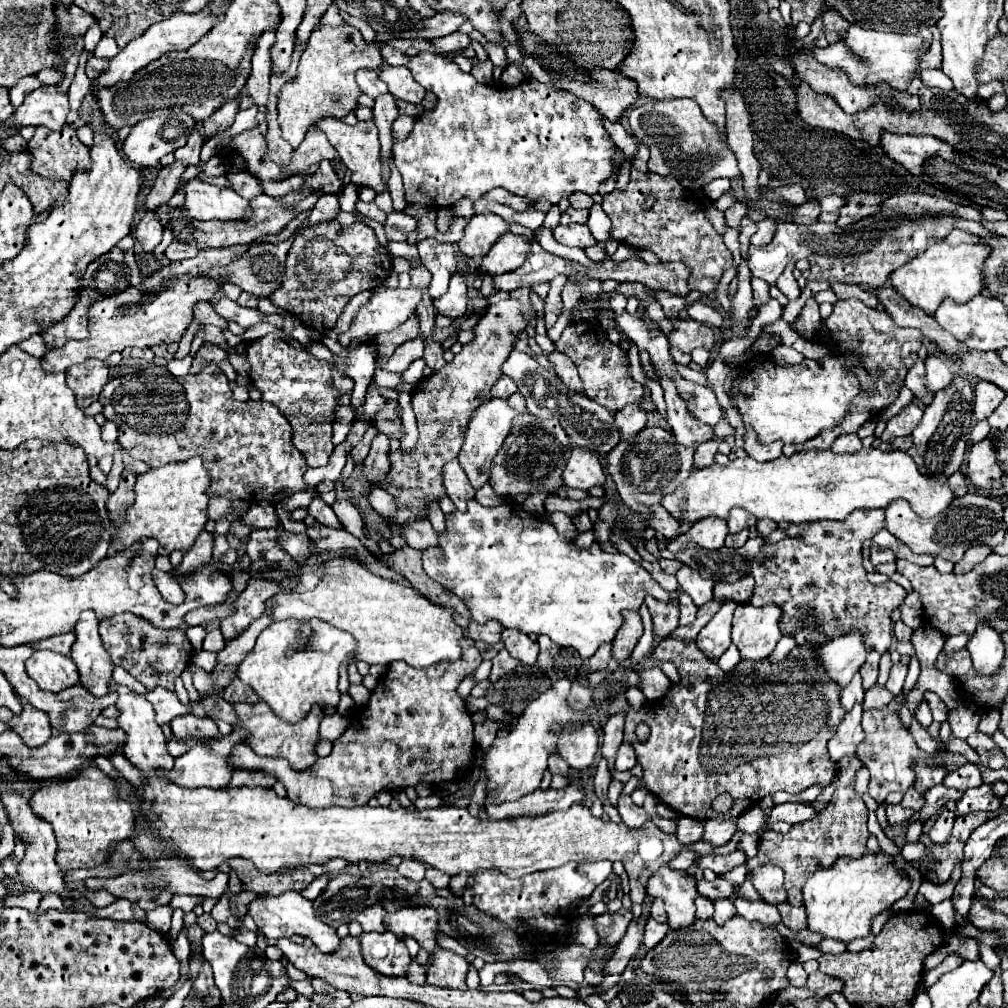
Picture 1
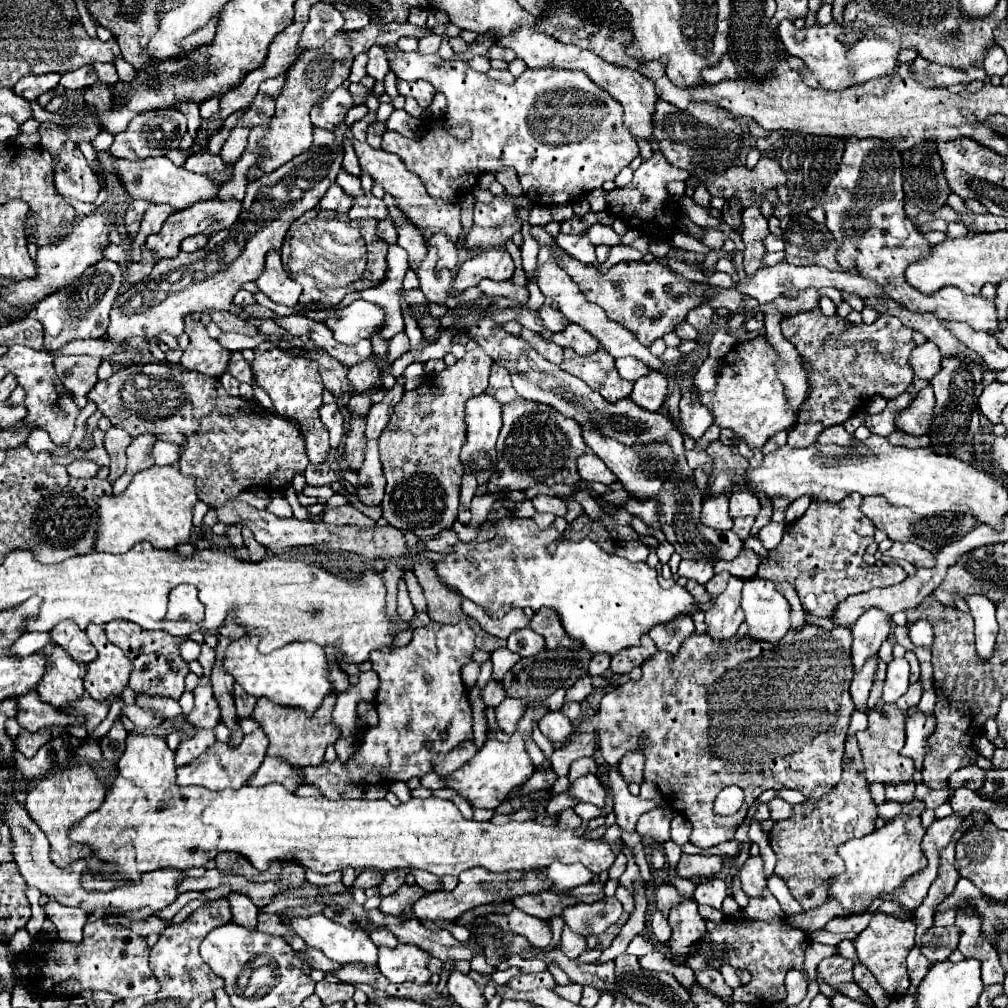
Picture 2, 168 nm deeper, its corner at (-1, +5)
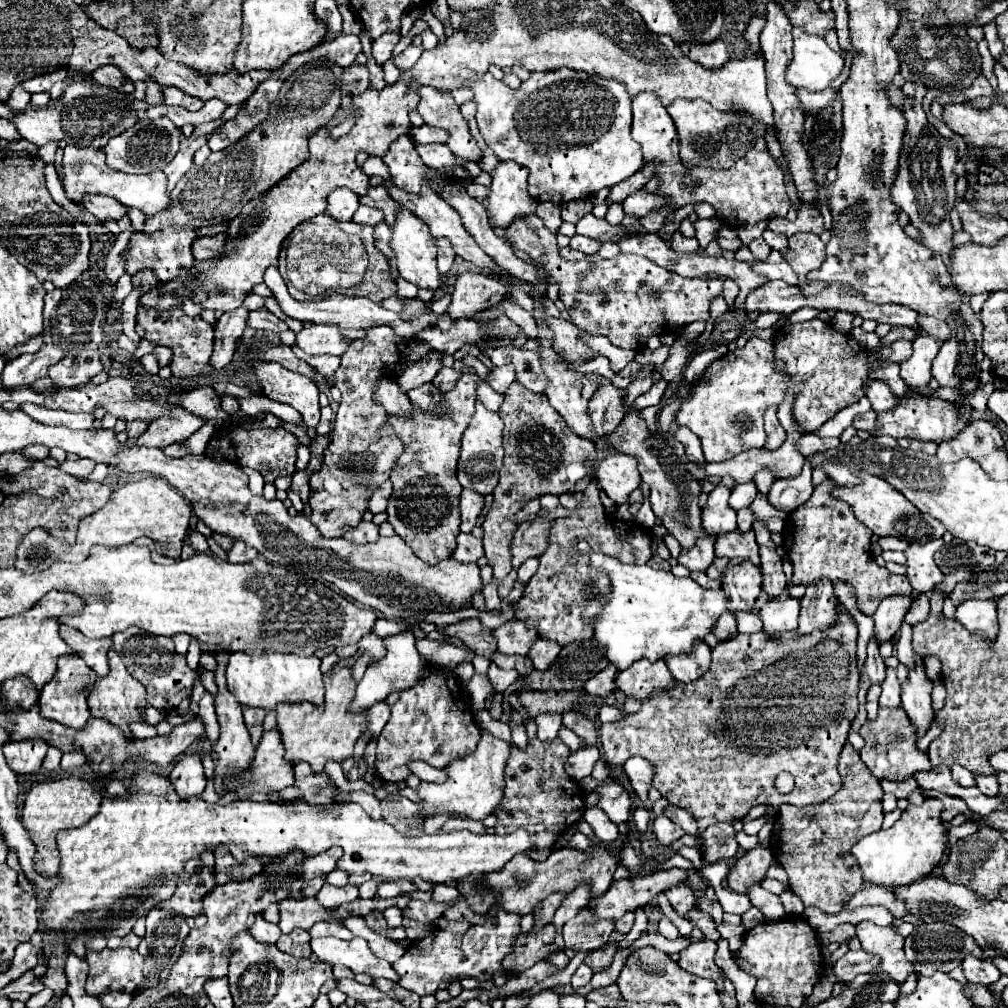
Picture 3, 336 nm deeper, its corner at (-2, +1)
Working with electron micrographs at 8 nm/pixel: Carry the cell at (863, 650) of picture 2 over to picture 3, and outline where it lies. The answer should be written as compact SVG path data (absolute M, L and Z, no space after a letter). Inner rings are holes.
M902 594L888 596L880 602L878 610L872 616L874 628L876 628L876 638L880 644L894 638L900 624L904 622L904 616L906 616L910 604L912 604L912 596L902 596Z

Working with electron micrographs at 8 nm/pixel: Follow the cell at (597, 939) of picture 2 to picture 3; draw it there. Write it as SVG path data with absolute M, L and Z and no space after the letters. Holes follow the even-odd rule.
M604 944L602 948L590 952L584 962L590 964L590 968L594 968L594 972L602 972L612 964L614 954L616 954L616 946L614 944Z

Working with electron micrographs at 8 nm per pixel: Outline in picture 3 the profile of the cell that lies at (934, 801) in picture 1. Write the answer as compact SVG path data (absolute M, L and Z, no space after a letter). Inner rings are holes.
M976 776L976 786L978 786L986 796L996 796L996 794L998 794L996 776Z

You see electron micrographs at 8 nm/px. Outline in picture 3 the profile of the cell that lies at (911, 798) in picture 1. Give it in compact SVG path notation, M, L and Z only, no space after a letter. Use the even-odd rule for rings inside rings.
M926 792L928 796L934 796L934 798L940 798L942 802L944 802L944 812L942 812L942 820L948 824L954 816L958 816L958 814L964 814L966 818L970 818L970 820L980 820L980 816L976 816L976 814L972 814L968 808L966 808L966 804L964 802L960 802L960 800L956 800L956 798L950 798L950 796L942 796L942 794L938 794L938 792Z

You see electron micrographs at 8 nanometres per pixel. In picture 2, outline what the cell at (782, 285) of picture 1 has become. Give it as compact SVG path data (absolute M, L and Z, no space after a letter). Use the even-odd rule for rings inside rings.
M813 308L809 312L783 316L781 332L813 368L813 376L809 376L809 384L813 384L813 390L809 392L809 398L801 408L797 426L789 432L787 446L806 448L814 444L825 428L847 422L853 416L855 408L861 408L873 396L893 400L903 394L913 382L913 368L909 368L909 352L915 348L913 330L901 324L901 320L897 320L895 316L879 316L873 324L853 324L839 314L825 316L819 308Z

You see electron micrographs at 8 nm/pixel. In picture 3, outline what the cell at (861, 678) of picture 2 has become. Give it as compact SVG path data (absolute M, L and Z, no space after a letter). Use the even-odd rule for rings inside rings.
M870 638L868 642L868 658L866 658L866 676L872 684L882 684L884 680L884 660L878 652L878 642L874 638Z

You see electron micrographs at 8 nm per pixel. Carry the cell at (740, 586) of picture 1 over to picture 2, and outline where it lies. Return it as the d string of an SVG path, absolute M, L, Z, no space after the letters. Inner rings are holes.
M743 550L737 560L731 560L731 562L723 562L719 560L715 564L715 574L721 574L723 570L727 570L731 576L737 576L737 578L753 578L757 574L757 566L759 566L759 560L757 560L757 554L753 550Z

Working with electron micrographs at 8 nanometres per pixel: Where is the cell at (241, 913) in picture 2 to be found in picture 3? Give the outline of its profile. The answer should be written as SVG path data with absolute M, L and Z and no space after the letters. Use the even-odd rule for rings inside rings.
M258 914L254 926L250 928L250 934L252 934L258 942L262 942L262 944L276 944L282 932L280 932L280 928L278 928L276 924L270 924L270 922L262 920L262 916Z

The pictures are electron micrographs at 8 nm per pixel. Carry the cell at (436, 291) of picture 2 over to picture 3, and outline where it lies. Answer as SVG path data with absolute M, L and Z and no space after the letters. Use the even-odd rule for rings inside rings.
M402 206L396 212L390 246L394 248L396 268L404 280L416 284L418 288L430 288L430 290L436 290L442 286L442 276L436 268L436 246L434 246L432 234L426 228L426 224L422 224L422 220L418 220L410 210L406 210Z

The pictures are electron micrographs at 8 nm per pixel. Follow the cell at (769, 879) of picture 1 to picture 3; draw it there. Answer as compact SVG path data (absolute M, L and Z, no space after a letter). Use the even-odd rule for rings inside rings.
M752 848L748 850L742 858L736 860L736 864L730 868L726 882L728 888L738 892L738 894L746 894L748 886L762 882L762 878L766 876L768 866L772 864L774 856L768 848Z

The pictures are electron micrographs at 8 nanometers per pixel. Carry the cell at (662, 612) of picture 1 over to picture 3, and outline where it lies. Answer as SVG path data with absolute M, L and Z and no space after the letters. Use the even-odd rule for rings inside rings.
M702 642L694 644L694 652L690 656L680 654L680 656L670 656L666 658L668 670L672 672L672 676L676 678L676 682L682 684L690 684L698 678L704 676L704 672L708 672L710 668L710 648Z

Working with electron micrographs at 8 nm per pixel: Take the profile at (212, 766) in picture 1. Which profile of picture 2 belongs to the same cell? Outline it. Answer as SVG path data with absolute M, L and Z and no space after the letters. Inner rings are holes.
M259 728L253 734L243 736L239 746L231 746L225 742L215 742L209 750L205 750L193 764L185 764L185 768L177 768L177 784L179 786L205 786L209 790L223 790L223 788L241 788L247 784L247 778L261 766L267 750L267 736Z

